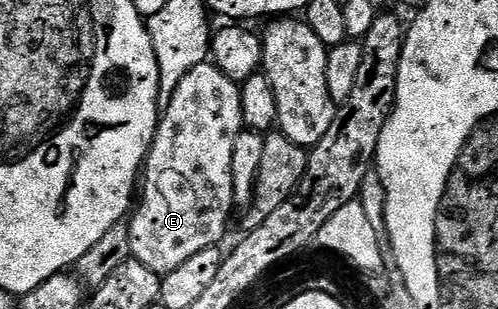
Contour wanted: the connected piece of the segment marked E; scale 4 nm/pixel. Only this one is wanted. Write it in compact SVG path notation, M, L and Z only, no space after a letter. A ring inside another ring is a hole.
M208 62L189 70L189 74L185 74L181 86L177 86L177 94L173 94L169 106L162 109L159 118L159 129L155 132L155 140L151 143L151 151L147 154L145 167L141 172L141 191L138 193L137 203L130 213L129 223L127 224L129 246L131 247L133 259L141 262L141 266L149 266L149 270L153 270L160 278L168 276L173 270L177 270L177 266L182 266L188 258L193 258L193 254L197 254L200 250L214 248L224 243L222 241L223 235L226 234L227 223L231 220L231 210L233 211L236 207L233 192L233 146L236 145L237 136L244 132L239 89L240 85L234 84L229 78L225 78L225 74L221 74L221 70L214 62Z

